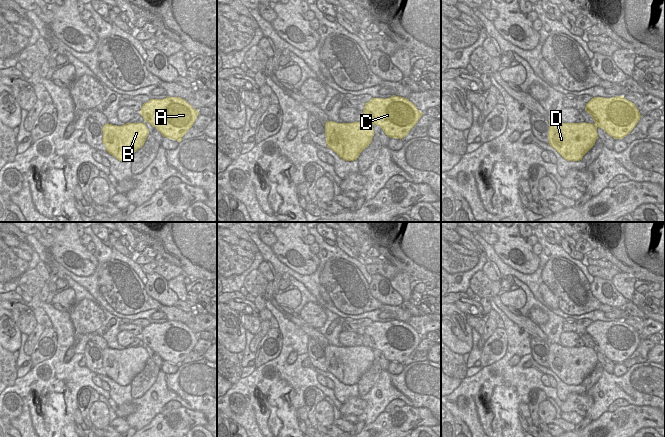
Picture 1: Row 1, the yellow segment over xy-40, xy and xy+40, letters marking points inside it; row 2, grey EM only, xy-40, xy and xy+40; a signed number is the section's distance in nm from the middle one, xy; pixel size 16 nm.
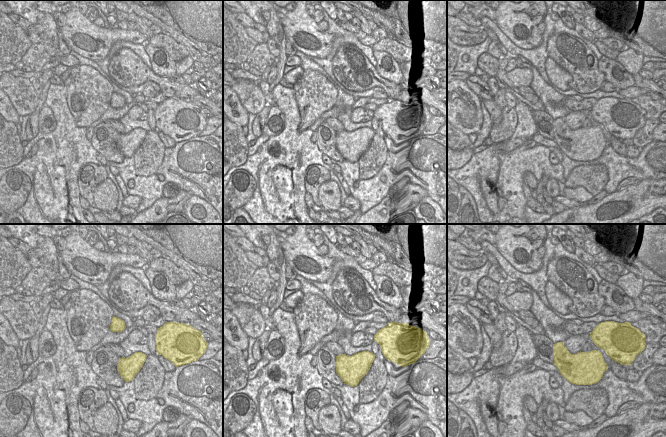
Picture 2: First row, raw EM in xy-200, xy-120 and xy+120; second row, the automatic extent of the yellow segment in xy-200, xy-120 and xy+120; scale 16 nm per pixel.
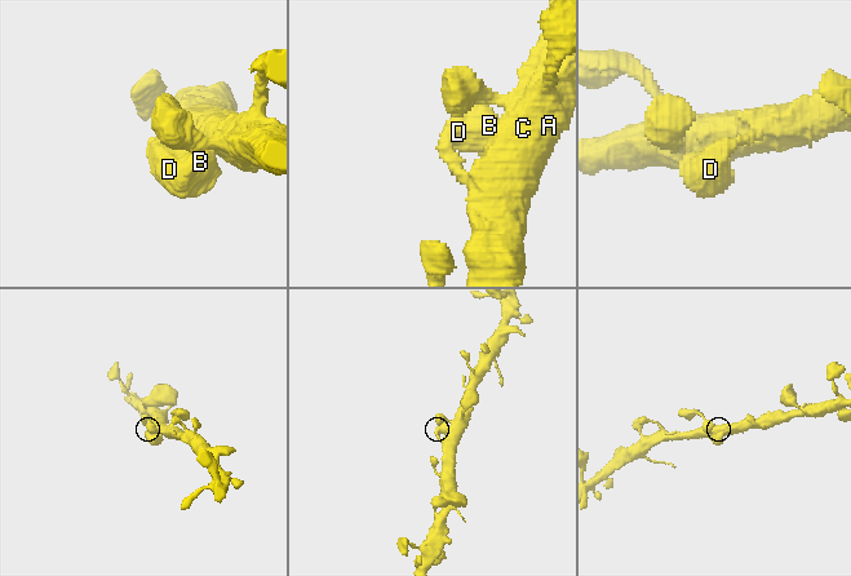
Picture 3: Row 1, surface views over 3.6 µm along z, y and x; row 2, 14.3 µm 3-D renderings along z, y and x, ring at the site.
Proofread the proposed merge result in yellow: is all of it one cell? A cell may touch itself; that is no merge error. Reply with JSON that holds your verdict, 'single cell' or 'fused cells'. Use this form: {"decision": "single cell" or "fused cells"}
{"decision": "single cell"}

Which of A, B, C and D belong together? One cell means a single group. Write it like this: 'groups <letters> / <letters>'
groups A B C D

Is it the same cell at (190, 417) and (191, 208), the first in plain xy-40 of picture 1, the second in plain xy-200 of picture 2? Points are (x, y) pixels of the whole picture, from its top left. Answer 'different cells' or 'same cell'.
different cells

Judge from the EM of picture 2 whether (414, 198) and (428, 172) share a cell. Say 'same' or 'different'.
different

